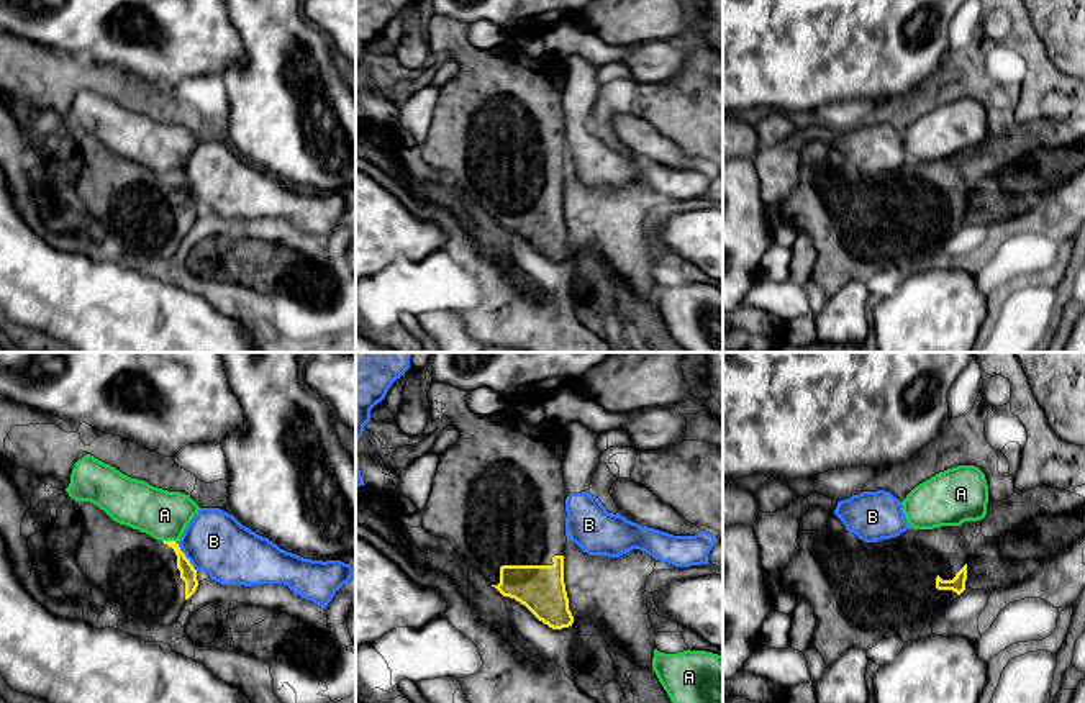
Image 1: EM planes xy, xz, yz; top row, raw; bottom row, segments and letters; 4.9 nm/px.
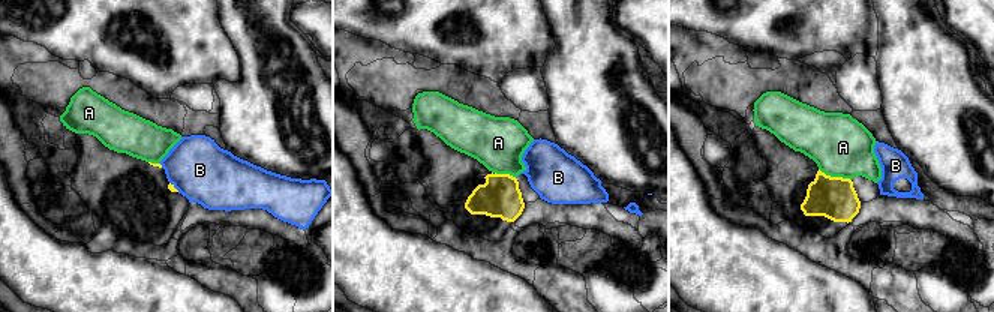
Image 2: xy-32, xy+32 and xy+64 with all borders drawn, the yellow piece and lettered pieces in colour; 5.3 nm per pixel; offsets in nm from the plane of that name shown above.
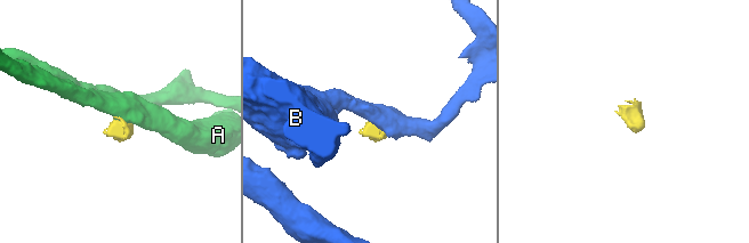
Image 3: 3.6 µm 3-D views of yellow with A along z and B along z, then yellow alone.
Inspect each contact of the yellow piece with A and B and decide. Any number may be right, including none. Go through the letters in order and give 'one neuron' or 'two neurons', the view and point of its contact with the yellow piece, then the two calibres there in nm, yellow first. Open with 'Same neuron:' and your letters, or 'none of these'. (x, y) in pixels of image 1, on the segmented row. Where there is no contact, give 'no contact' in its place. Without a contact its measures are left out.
Same neuron: none of these
A: two neurons | xy (169, 541) | 80/240 nm
B: two neurons | xy (186, 557) | 80/300 nm

